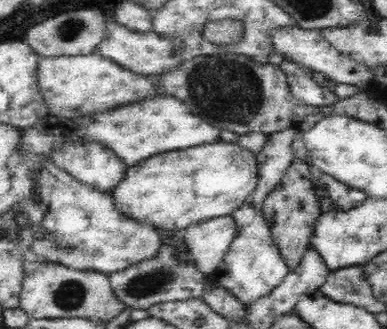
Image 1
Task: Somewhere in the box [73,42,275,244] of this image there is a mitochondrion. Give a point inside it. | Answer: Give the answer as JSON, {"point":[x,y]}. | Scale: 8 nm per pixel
{"point":[229,91]}

